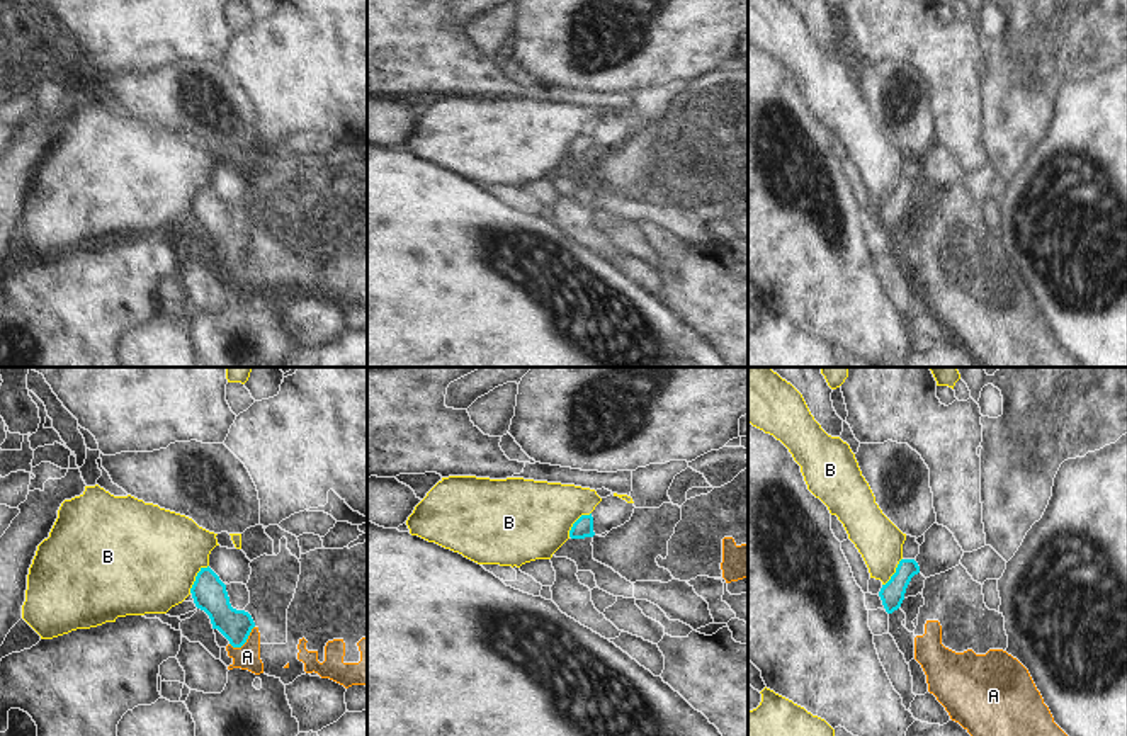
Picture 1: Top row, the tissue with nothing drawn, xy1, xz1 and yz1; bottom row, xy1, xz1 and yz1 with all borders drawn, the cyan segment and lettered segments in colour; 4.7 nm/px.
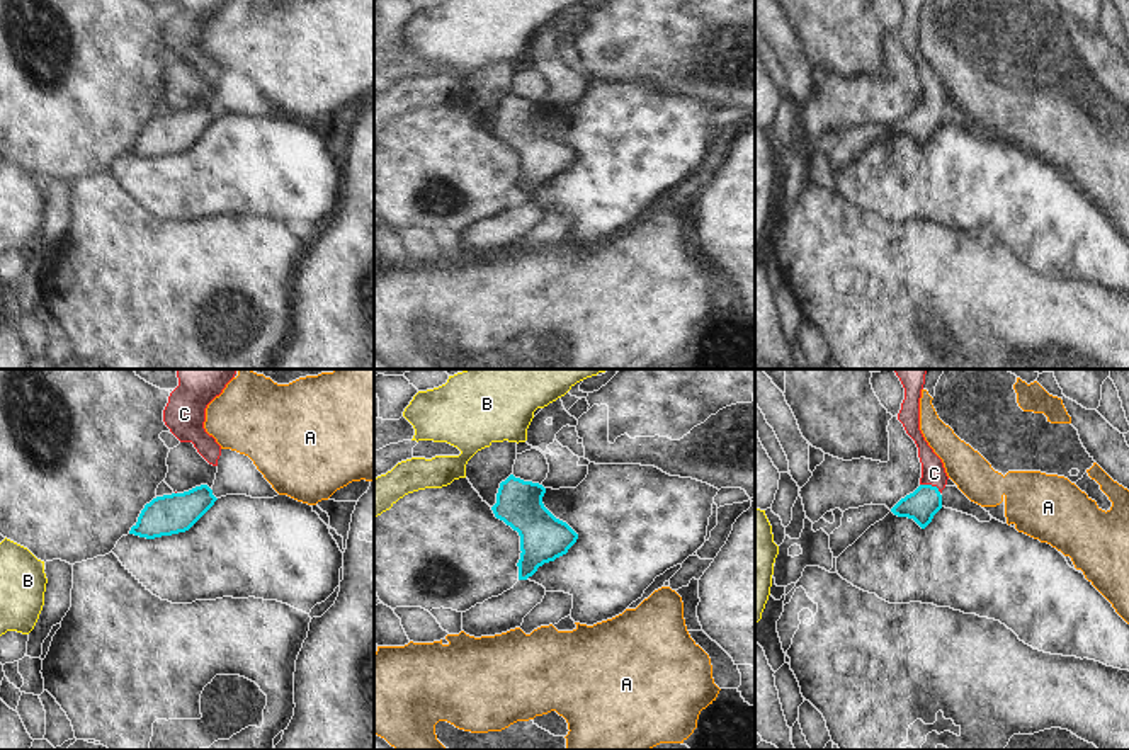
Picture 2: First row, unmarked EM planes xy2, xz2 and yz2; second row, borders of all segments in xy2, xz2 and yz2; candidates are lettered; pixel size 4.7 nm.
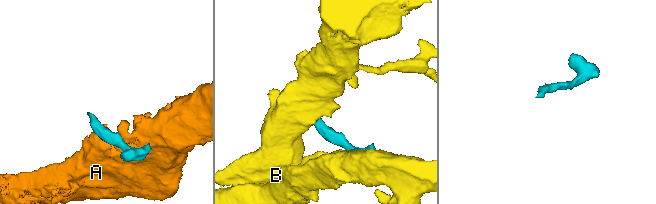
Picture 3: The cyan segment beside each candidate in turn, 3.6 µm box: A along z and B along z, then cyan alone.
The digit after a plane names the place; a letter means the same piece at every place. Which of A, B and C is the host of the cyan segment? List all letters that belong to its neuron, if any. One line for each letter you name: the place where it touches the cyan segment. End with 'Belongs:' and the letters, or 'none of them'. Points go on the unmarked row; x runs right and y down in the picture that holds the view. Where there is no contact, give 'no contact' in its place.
C: yz2 (930, 104)
Belongs: C

